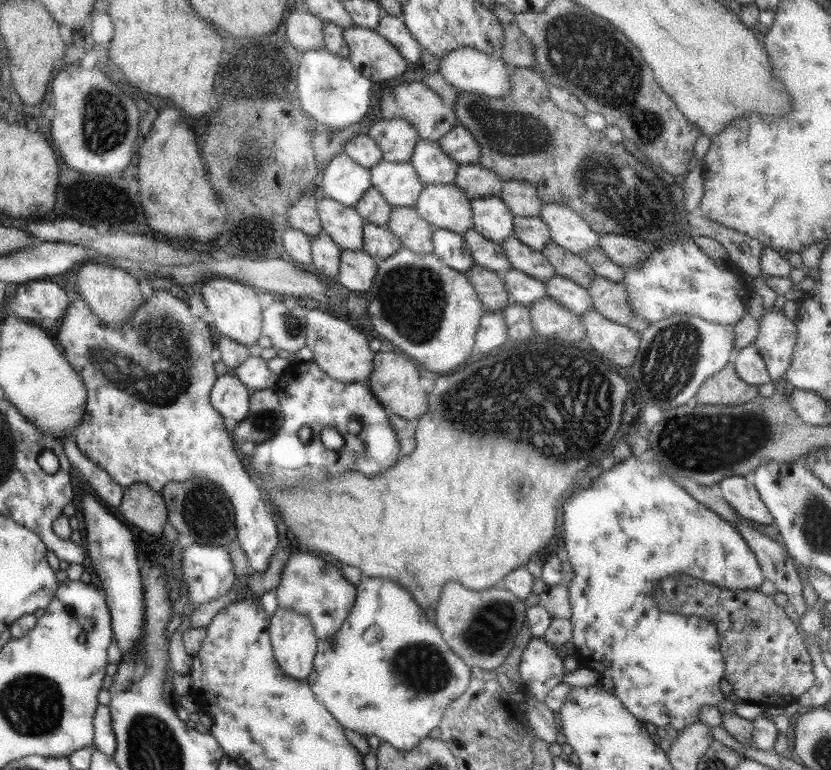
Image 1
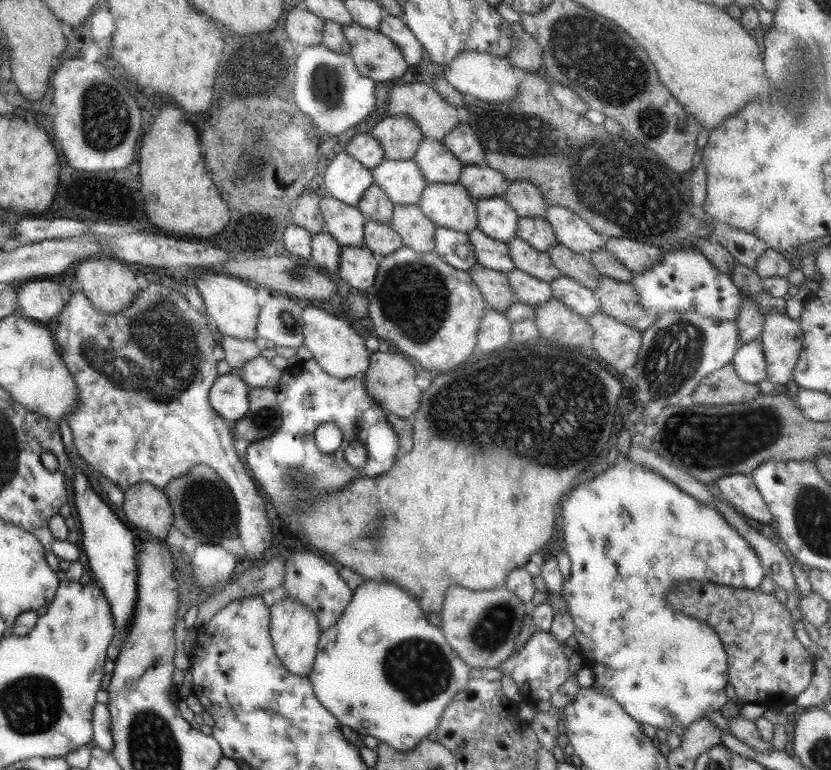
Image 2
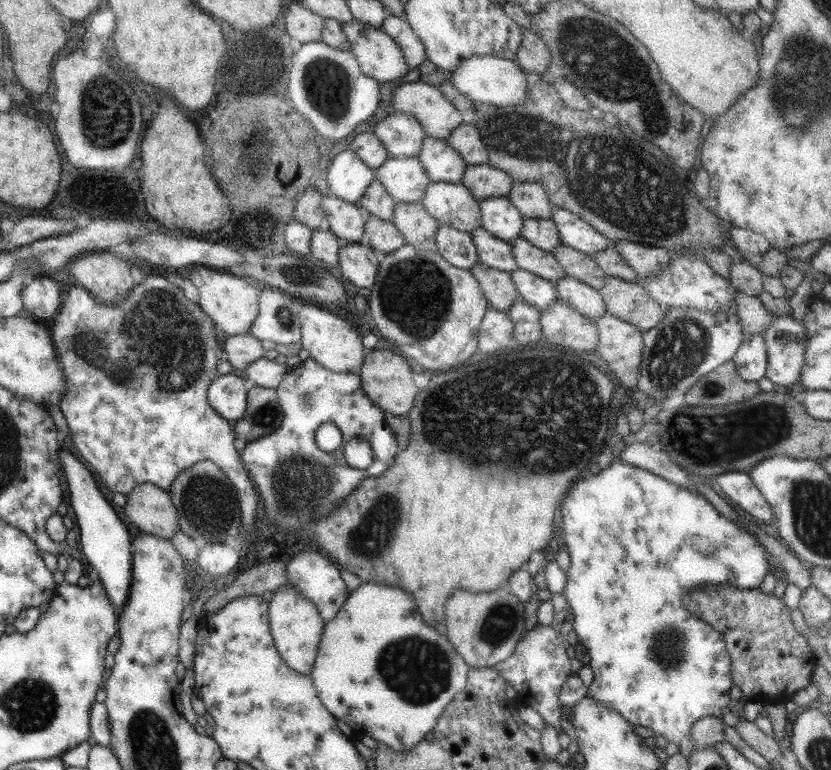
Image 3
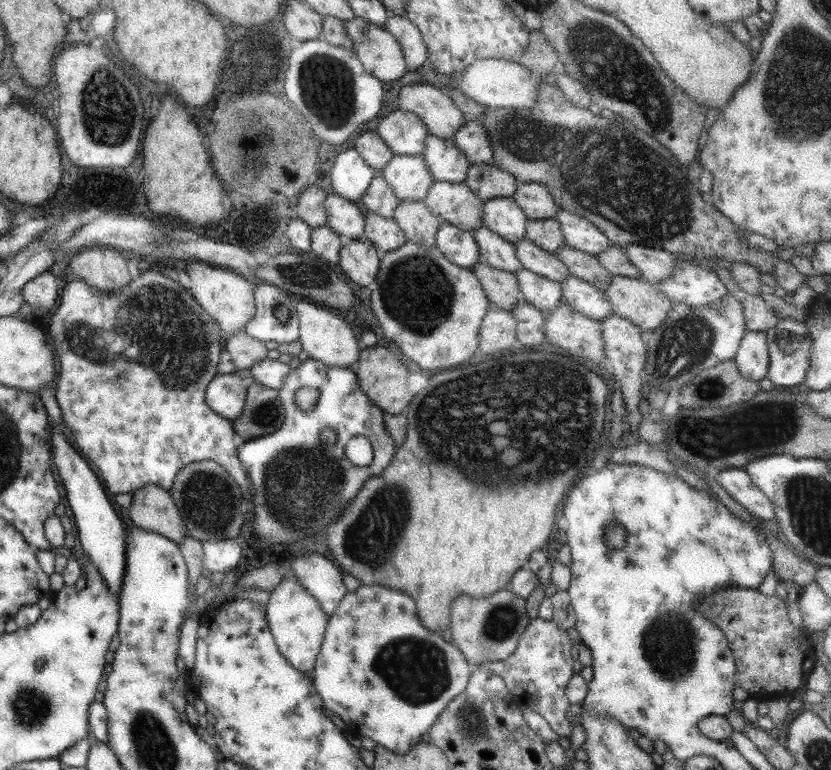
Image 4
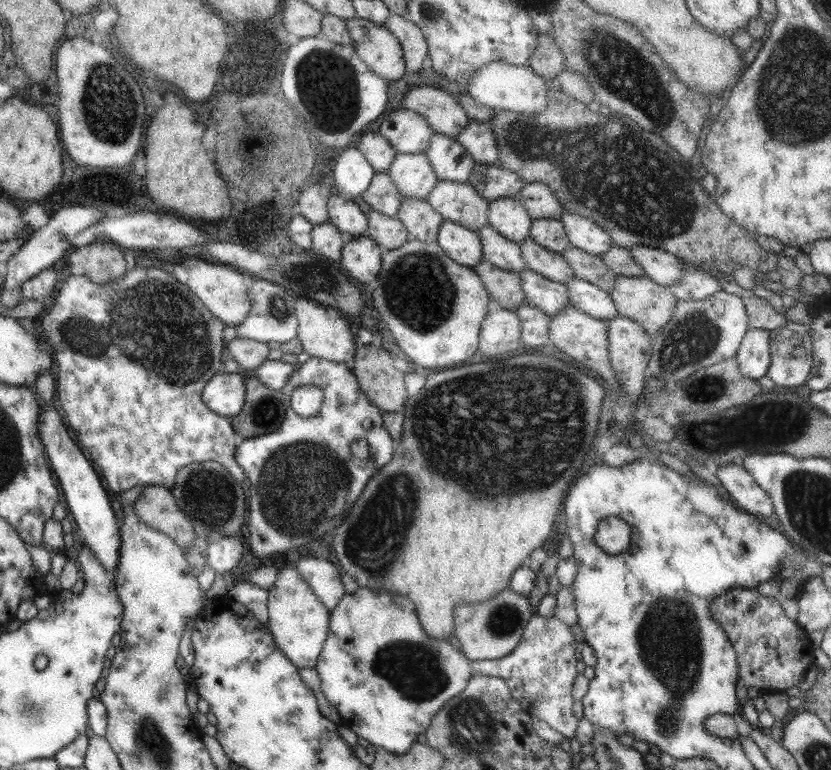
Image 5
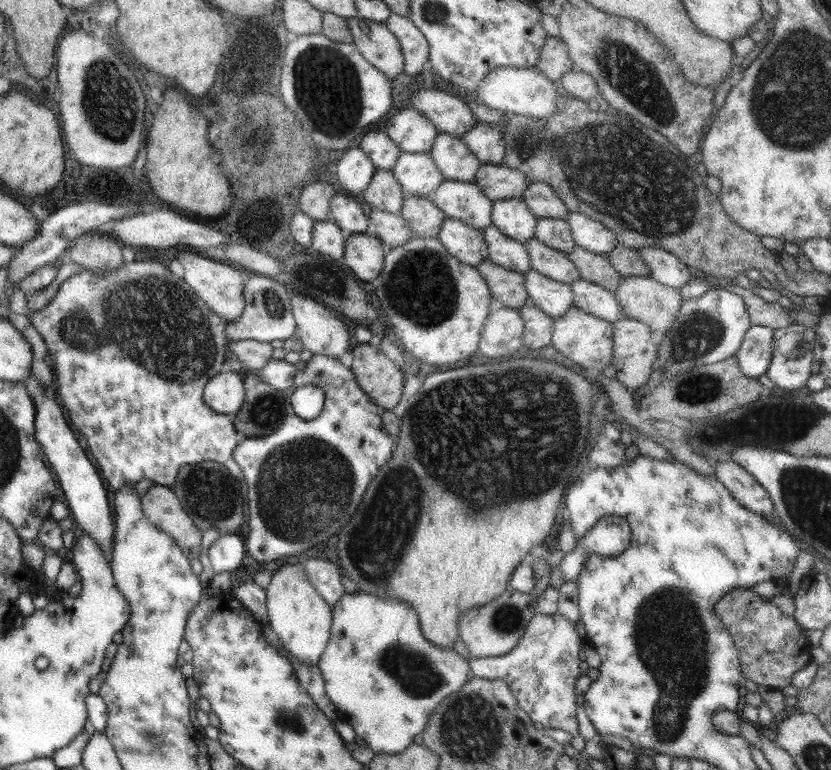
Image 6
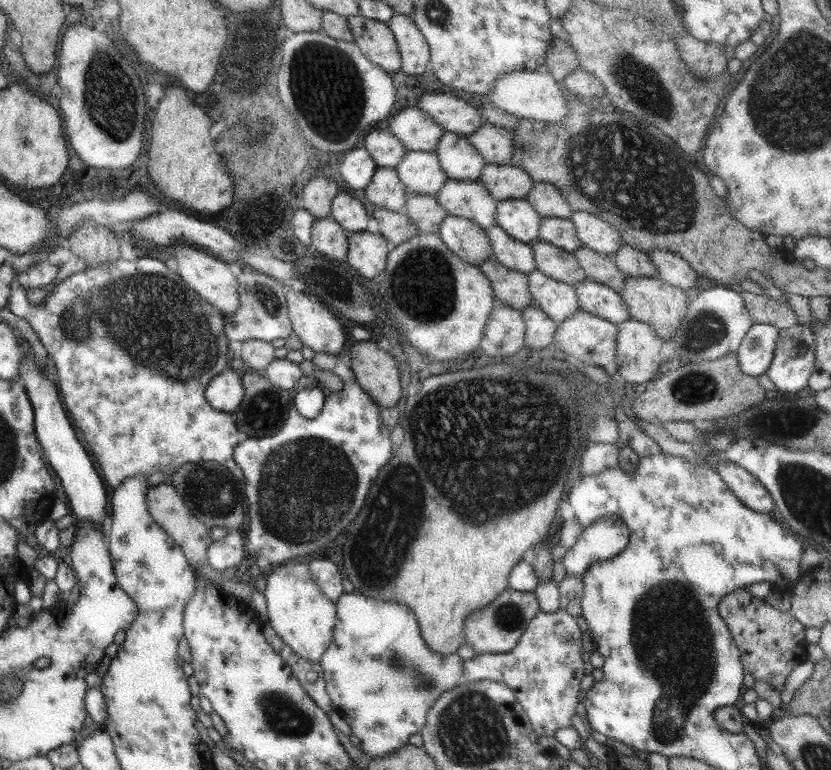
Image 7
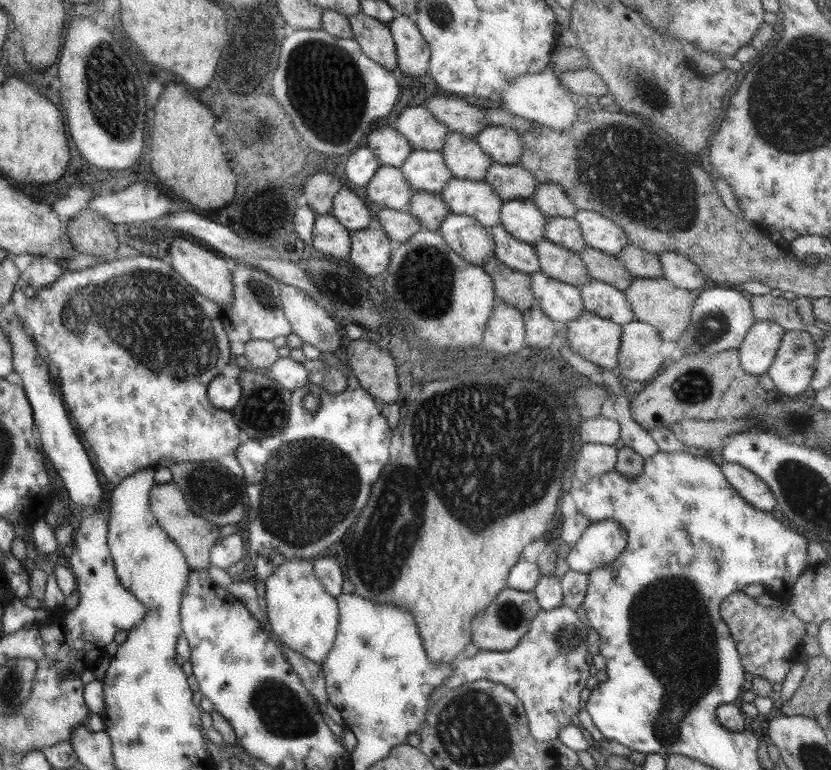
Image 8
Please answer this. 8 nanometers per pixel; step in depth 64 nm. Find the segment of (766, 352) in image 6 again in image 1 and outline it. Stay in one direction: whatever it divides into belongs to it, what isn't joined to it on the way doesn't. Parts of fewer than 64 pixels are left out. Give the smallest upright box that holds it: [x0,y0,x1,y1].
[731,343,770,386]

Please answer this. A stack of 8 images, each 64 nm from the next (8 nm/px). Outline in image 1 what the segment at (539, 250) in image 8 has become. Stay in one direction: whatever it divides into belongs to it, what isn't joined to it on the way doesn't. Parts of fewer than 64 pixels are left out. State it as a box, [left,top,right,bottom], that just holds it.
[501,236,556,282]

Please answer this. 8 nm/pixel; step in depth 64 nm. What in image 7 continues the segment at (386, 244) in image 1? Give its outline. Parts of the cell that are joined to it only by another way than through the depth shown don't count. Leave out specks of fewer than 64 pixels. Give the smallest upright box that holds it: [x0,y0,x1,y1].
[371,209,418,246]

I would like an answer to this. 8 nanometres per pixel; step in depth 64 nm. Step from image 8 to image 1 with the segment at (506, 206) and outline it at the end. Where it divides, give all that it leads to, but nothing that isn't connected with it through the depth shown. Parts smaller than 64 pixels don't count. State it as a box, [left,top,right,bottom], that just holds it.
[470,197,513,244]

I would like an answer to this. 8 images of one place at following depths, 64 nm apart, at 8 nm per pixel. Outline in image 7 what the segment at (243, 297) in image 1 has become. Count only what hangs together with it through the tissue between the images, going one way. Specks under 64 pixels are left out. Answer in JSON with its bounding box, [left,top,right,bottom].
[173,245,239,319]

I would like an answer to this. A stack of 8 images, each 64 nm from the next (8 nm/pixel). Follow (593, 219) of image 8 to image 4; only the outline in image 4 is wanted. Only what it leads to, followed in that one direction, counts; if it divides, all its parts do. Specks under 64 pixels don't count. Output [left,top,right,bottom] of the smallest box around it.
[554,209,610,256]

